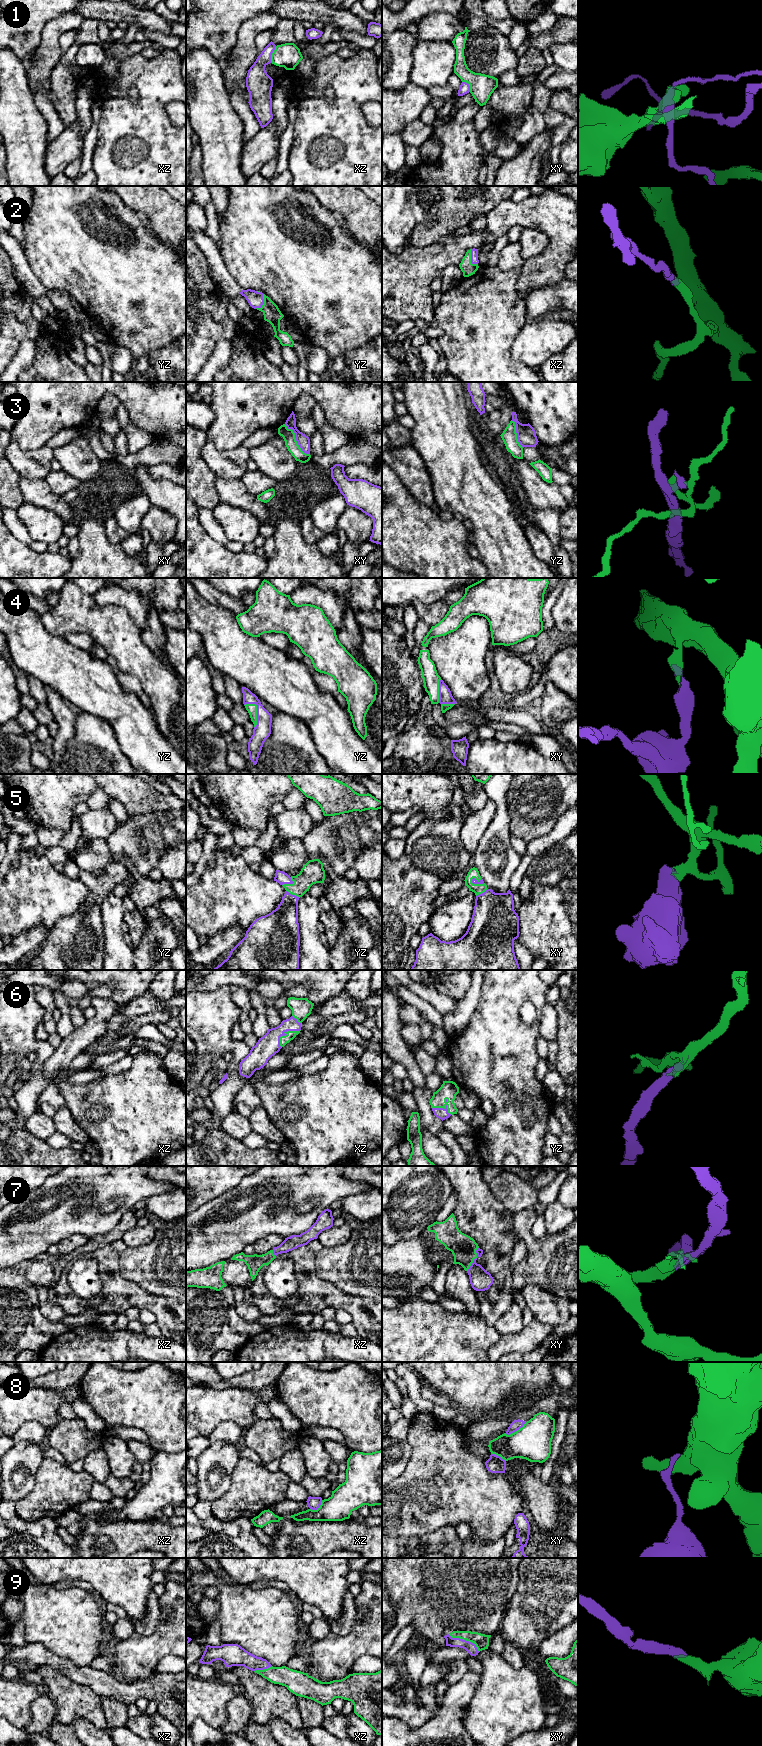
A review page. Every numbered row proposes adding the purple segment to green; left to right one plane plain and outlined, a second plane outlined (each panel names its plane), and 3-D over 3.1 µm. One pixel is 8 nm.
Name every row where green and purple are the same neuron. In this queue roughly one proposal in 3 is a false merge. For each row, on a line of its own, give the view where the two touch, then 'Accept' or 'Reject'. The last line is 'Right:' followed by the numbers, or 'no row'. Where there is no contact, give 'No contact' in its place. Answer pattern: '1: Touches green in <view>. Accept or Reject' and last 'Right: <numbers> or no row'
1: Touches green in xz. Reject
2: Touches green in xz. Accept
3: Touches green in xy. Reject
4: Touches green in yz. Accept
5: Touches green in yz. Accept
6: Touches green in xz. Accept
7: Touches green in xy. Accept
8: Touches green in xy. Reject
9: Touches green in xy. Accept
Right: 2, 4, 5, 6, 7, 9

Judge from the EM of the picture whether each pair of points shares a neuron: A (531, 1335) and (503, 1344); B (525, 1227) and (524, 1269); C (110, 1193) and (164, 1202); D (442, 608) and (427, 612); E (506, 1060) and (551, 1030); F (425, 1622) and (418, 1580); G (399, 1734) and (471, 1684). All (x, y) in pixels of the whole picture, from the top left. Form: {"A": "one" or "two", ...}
{"A": "one", "B": "one", "C": "two", "D": "one", "E": "two", "F": "one", "G": "one"}

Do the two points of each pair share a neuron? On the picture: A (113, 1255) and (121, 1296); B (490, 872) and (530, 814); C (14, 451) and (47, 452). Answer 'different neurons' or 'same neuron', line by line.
A: same neuron
B: different neurons
C: same neuron

